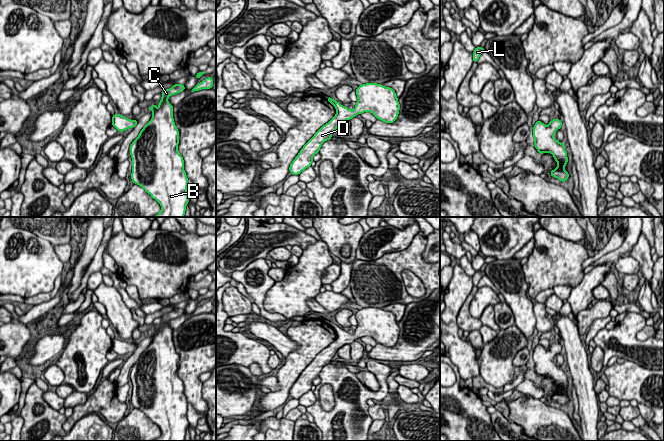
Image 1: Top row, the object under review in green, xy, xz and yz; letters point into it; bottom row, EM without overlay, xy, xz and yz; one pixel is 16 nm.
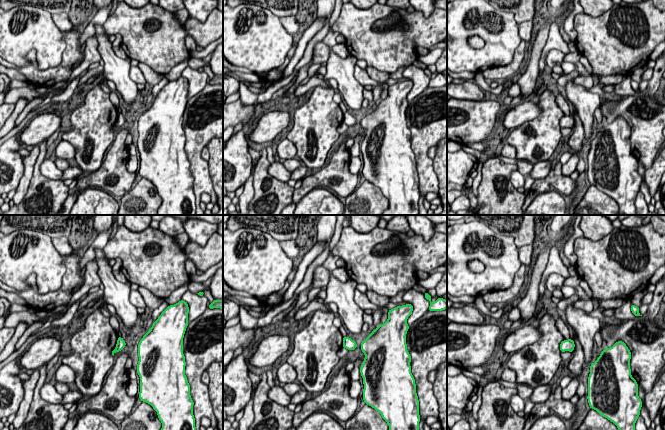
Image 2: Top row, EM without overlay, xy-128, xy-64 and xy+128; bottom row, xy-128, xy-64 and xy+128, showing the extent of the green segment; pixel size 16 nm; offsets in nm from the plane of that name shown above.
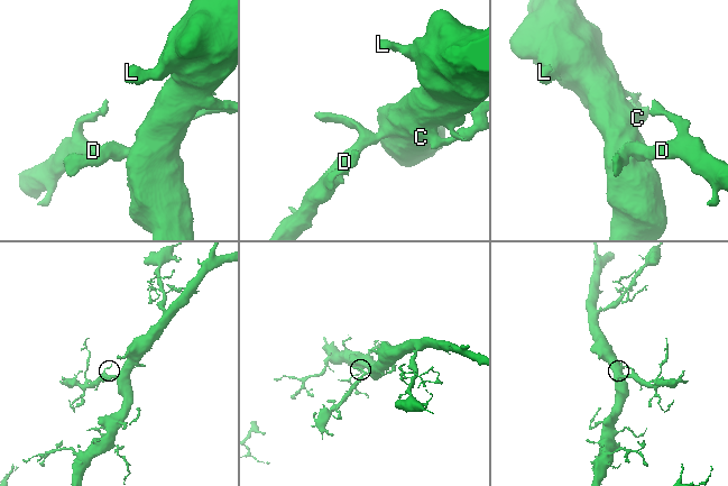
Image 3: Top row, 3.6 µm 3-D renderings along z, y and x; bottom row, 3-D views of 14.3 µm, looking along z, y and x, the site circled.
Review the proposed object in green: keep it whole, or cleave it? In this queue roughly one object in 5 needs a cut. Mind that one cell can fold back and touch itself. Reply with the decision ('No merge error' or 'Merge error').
No merge error

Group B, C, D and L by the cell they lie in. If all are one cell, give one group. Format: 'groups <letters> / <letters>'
groups B C D L

